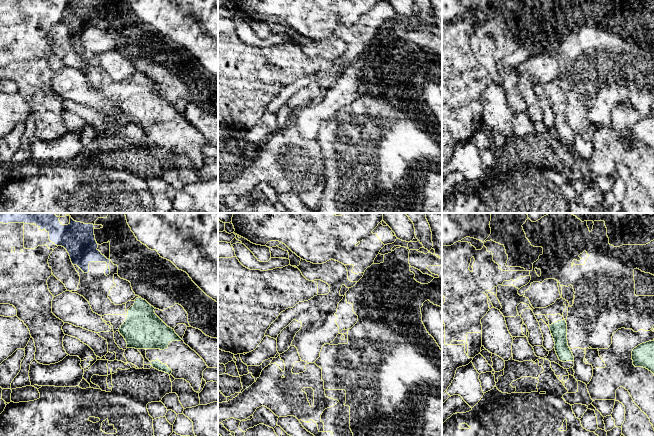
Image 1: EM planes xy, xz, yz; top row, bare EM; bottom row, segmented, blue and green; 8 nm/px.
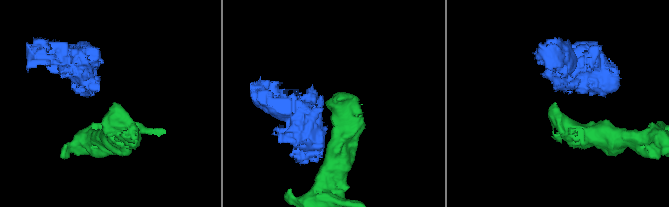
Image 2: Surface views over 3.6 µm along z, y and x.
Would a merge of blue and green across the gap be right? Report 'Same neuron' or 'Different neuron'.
Different neuron

